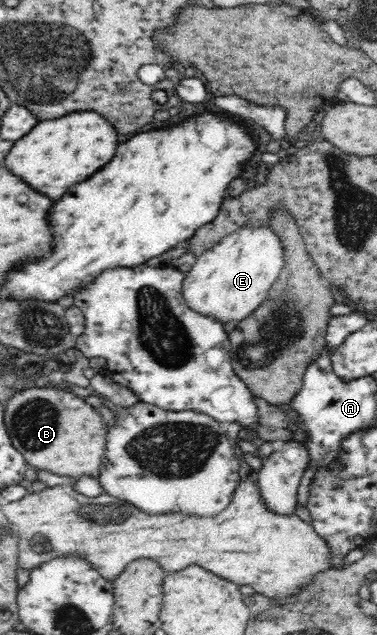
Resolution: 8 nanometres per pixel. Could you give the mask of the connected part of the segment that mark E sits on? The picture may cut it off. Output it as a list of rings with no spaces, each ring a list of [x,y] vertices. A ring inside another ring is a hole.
[[[245,226],[234,232],[212,249],[199,254],[181,283],[184,303],[193,312],[215,318],[223,325],[230,321],[237,325],[249,317],[267,297],[270,286],[279,279],[284,267],[281,239],[270,227]]]

